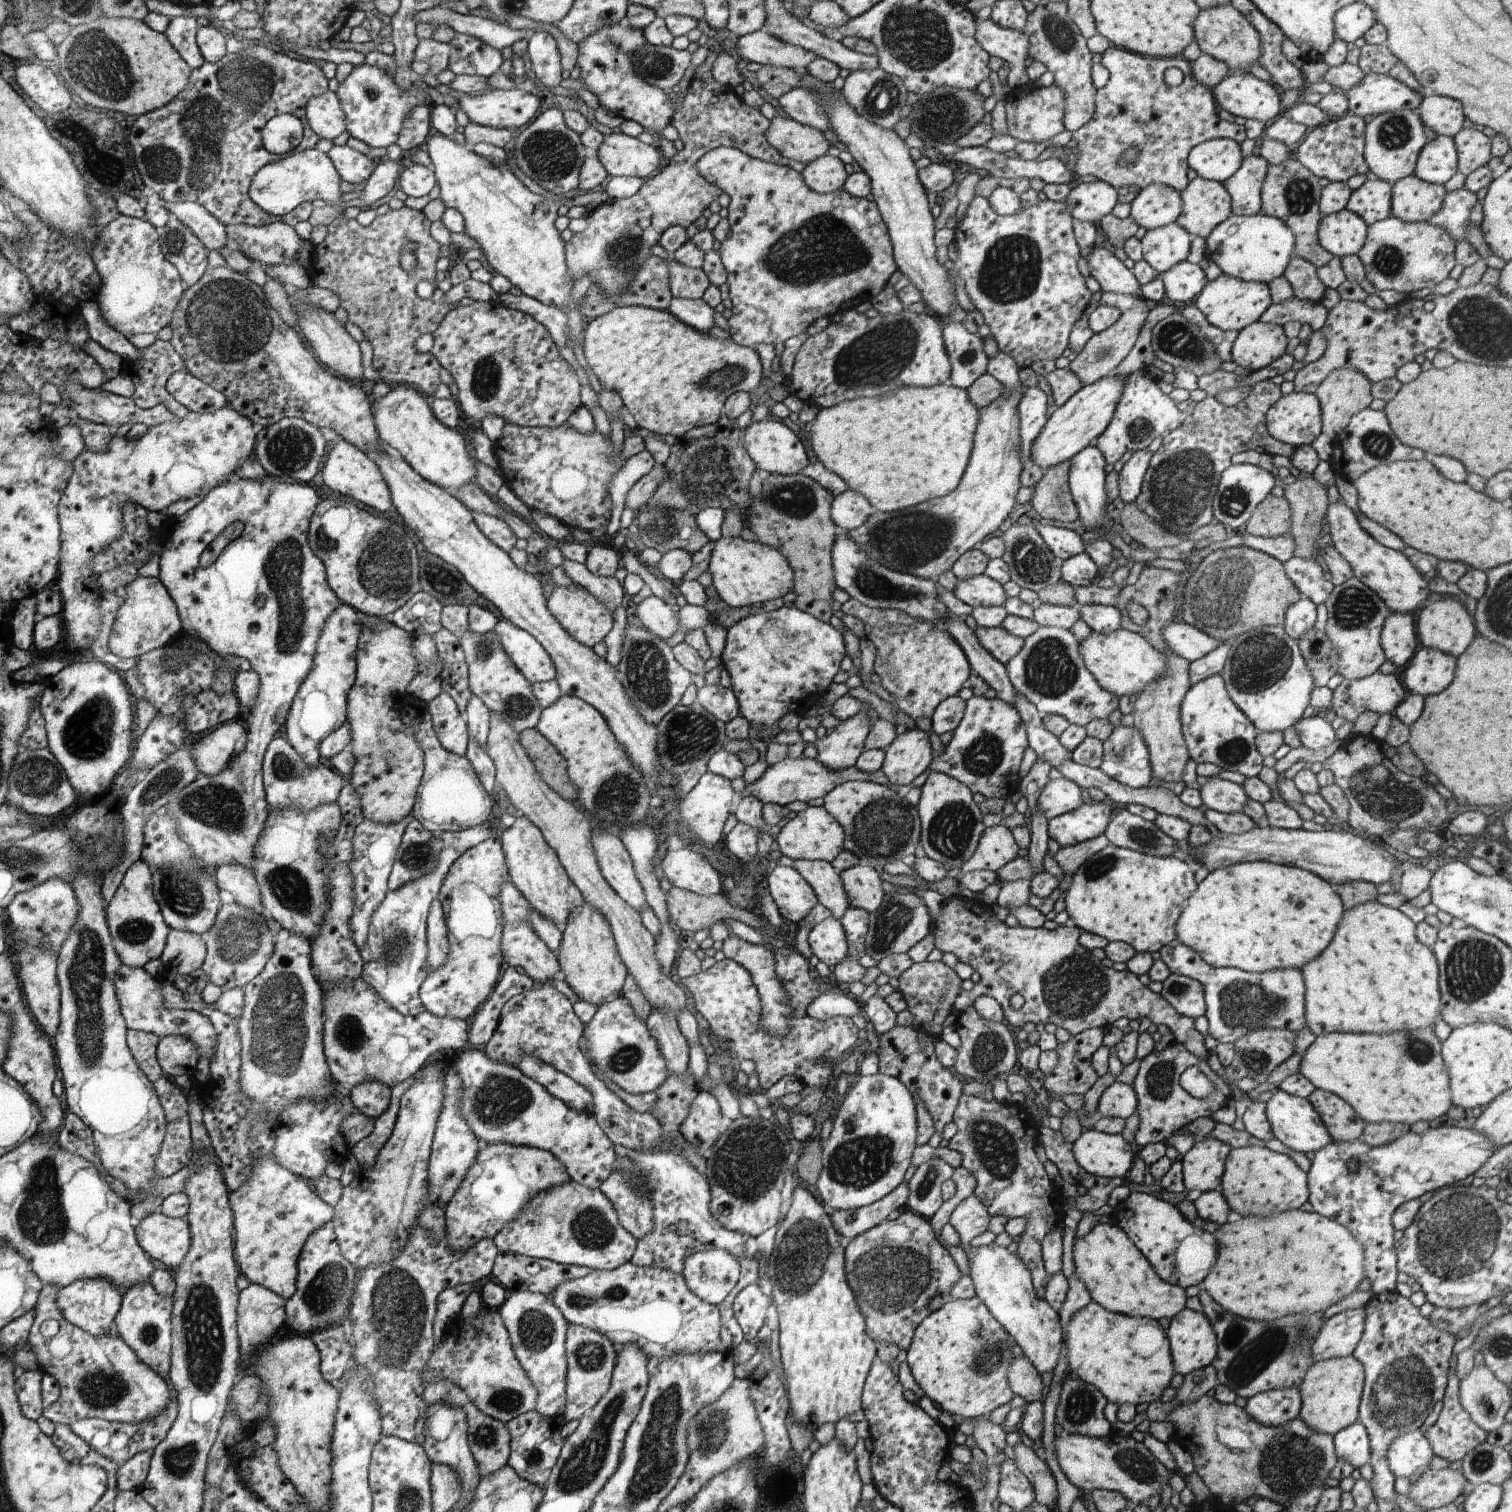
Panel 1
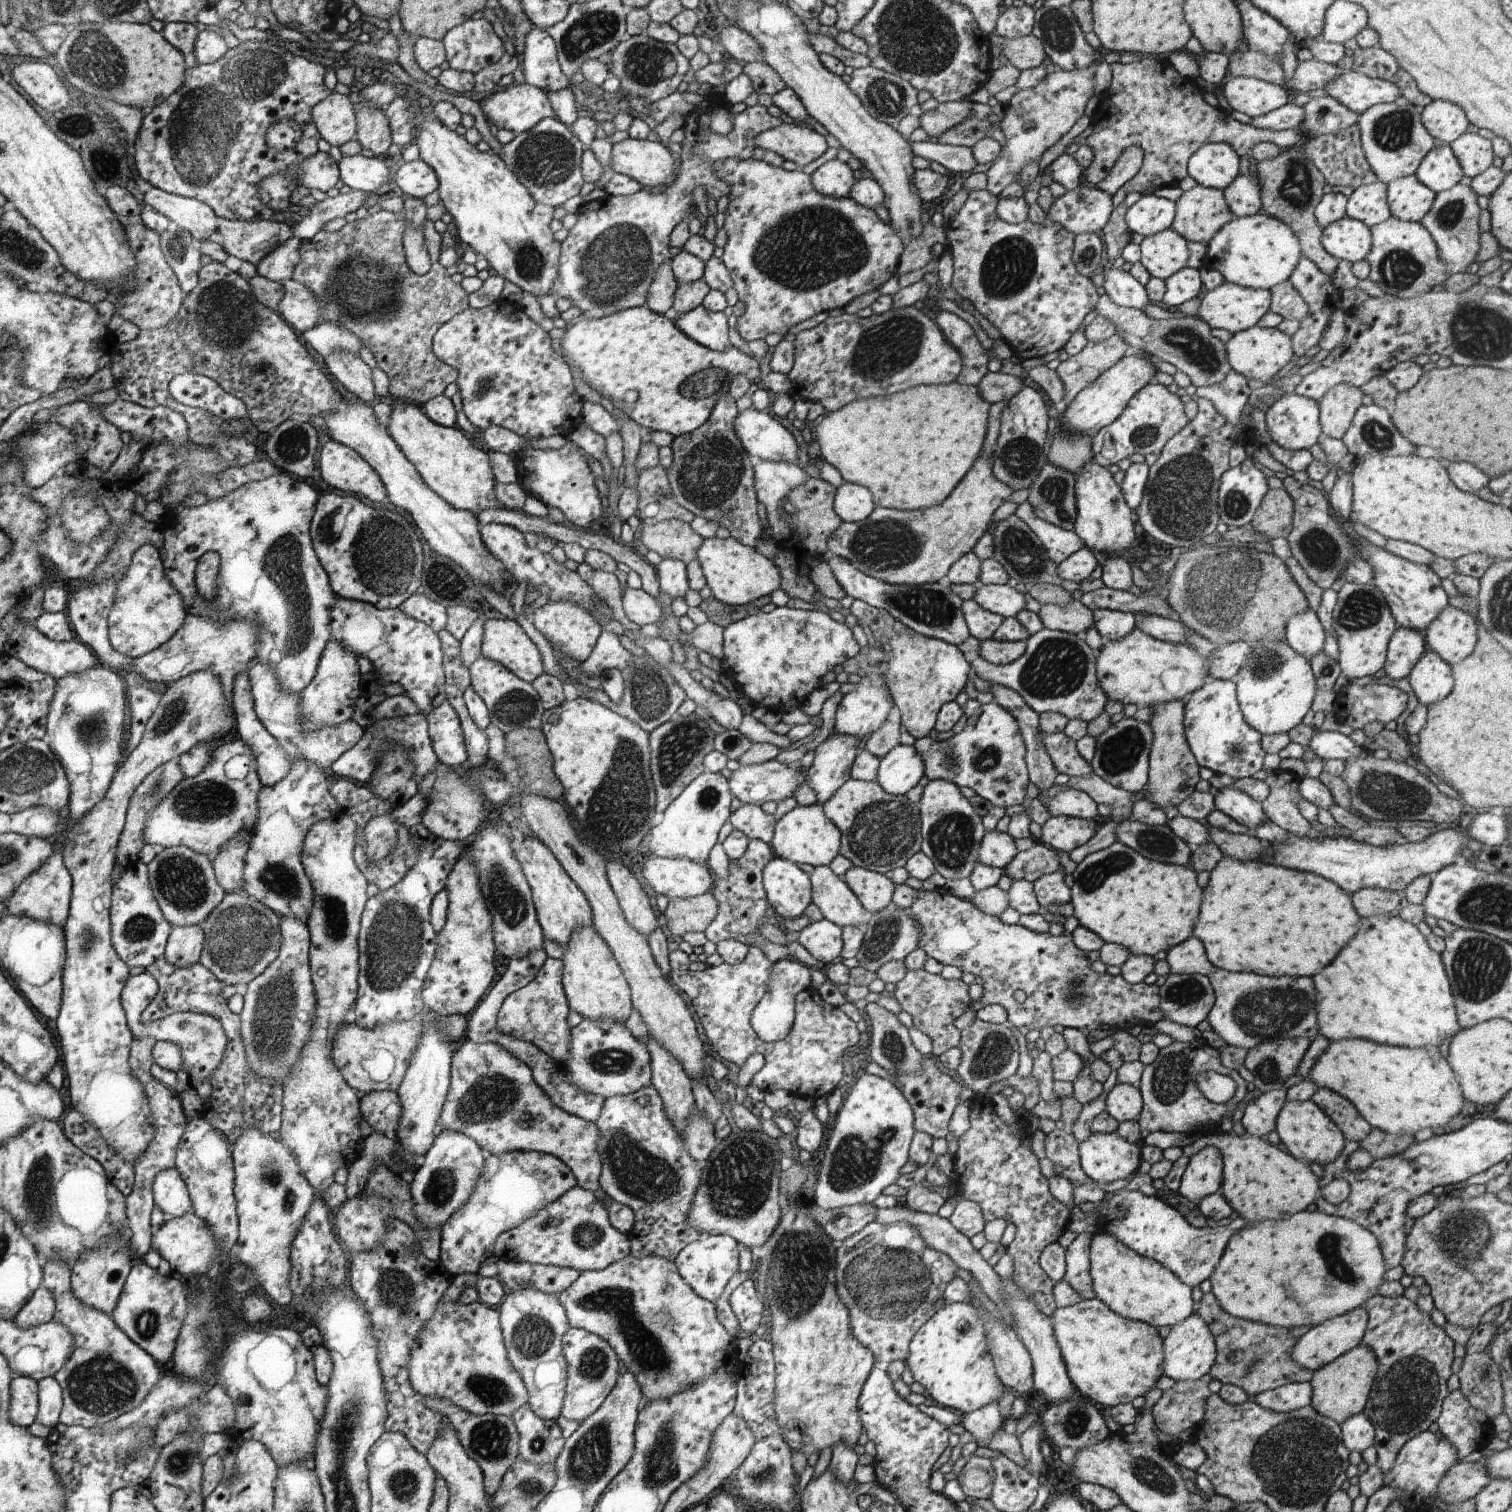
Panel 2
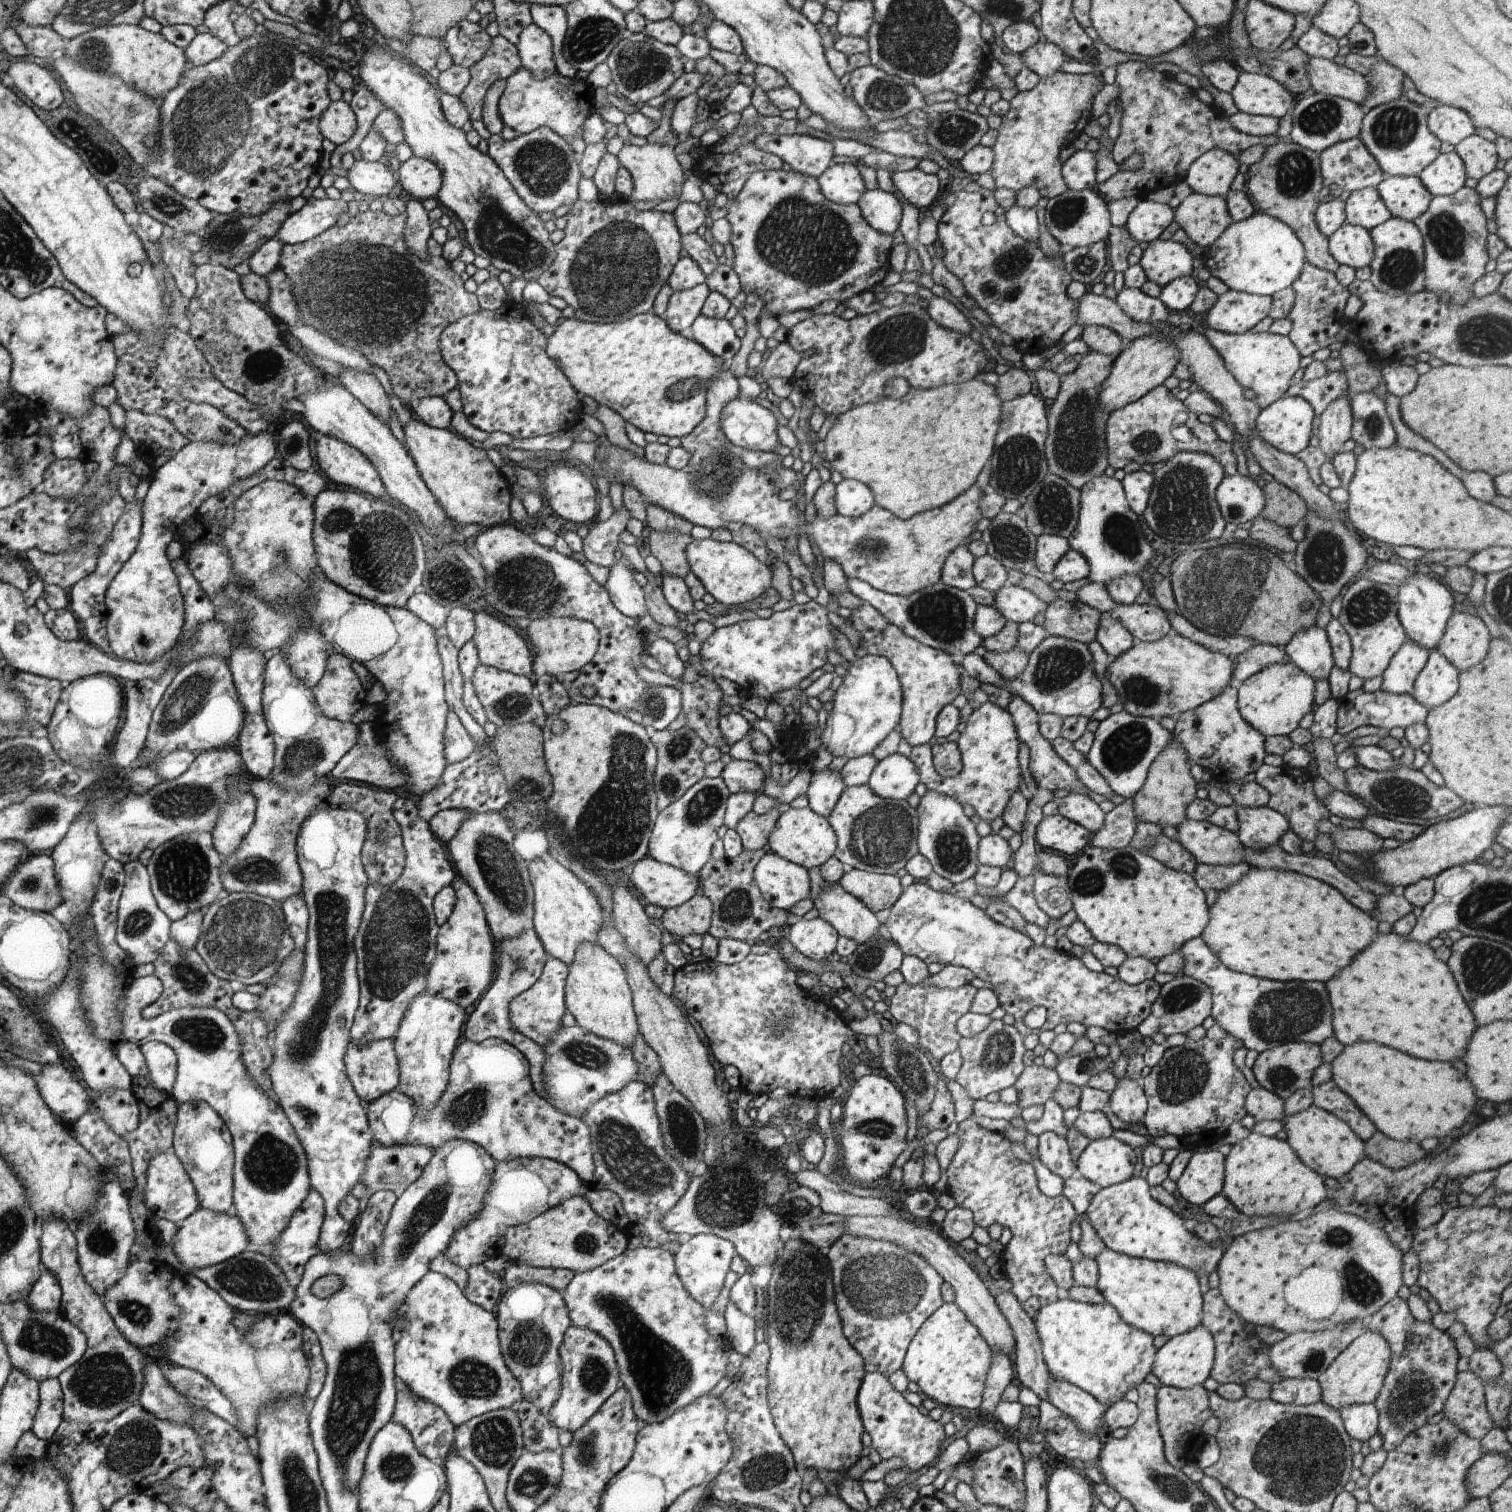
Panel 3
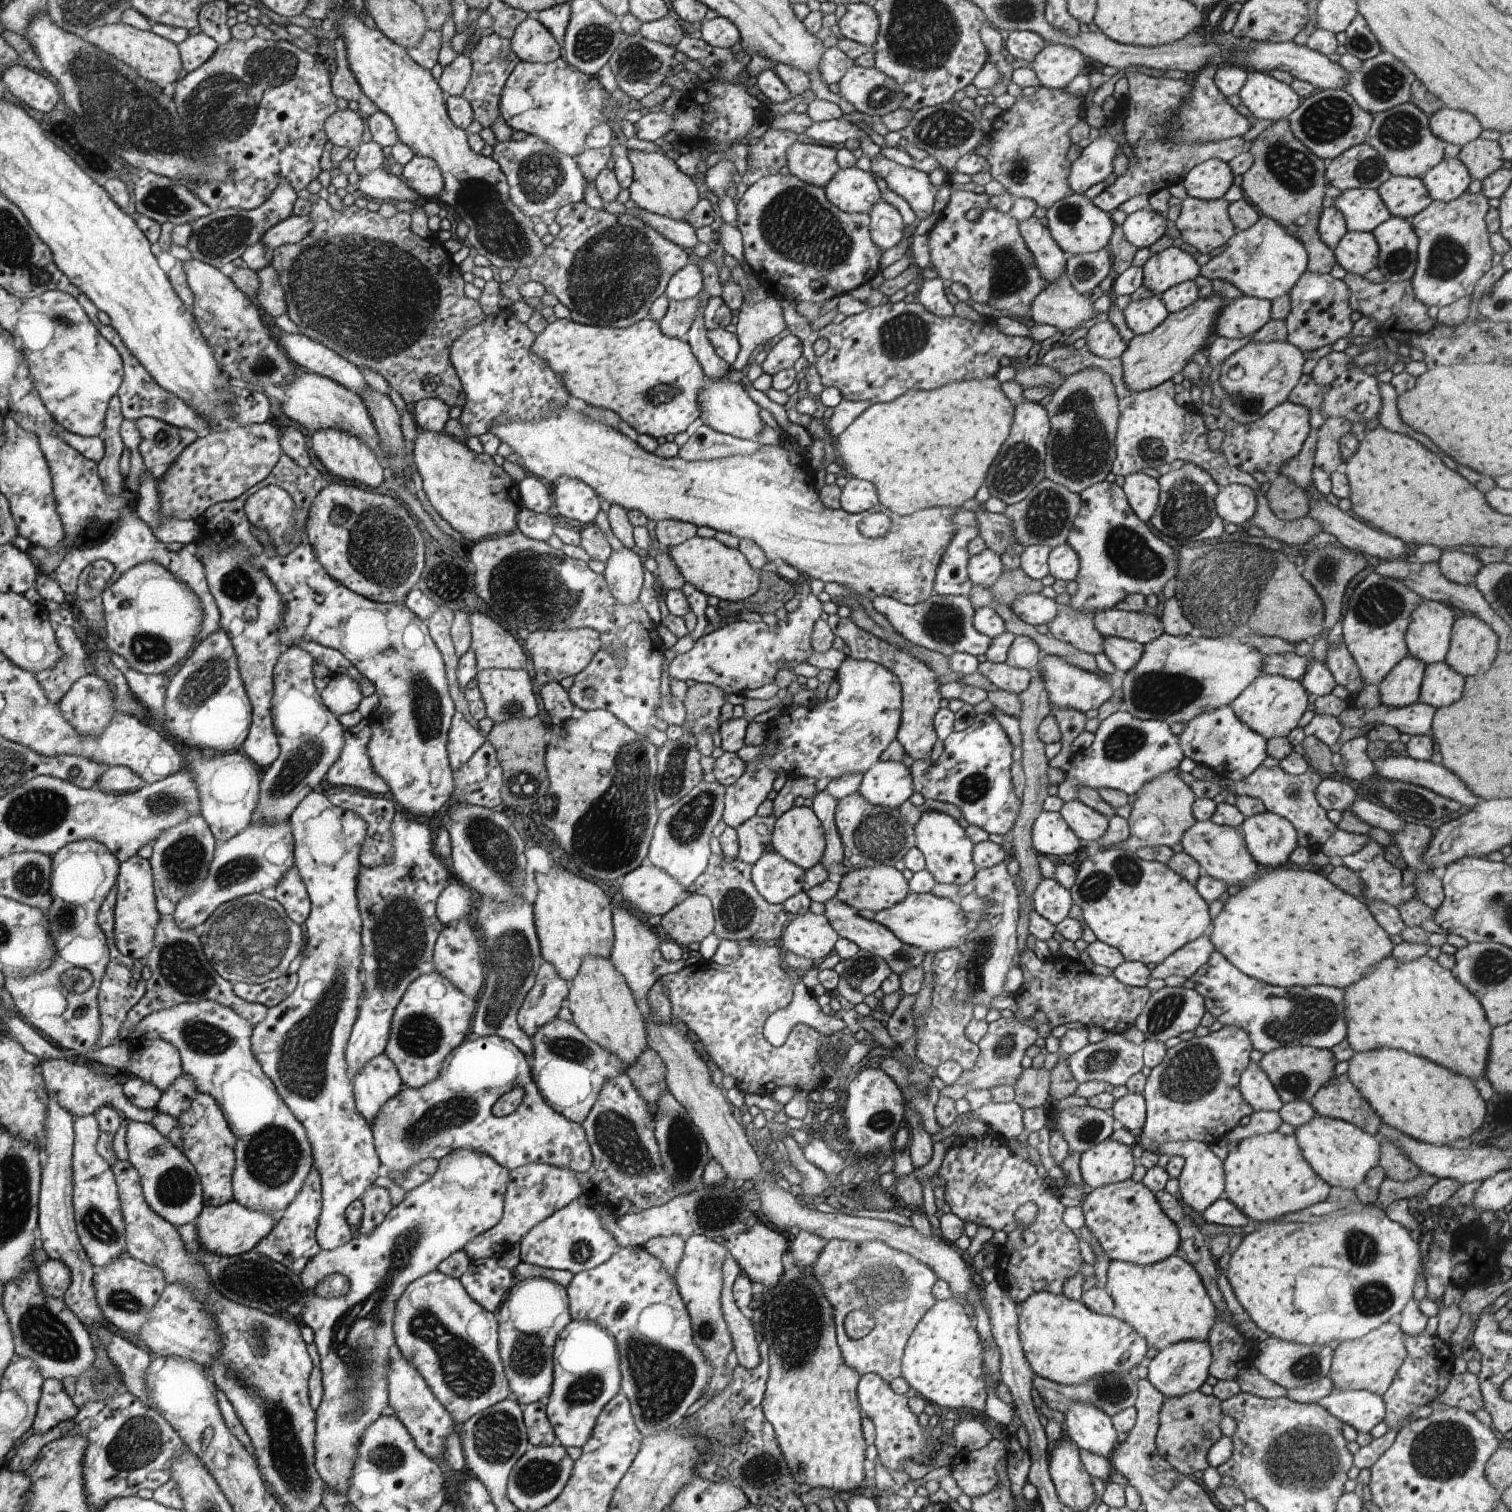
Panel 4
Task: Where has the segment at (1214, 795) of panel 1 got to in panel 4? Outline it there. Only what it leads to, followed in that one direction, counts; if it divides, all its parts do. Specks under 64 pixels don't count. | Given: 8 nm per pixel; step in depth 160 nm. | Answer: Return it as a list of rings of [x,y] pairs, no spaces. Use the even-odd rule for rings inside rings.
[[[1268,810],[1245,818],[1240,830],[1244,833],[1244,840],[1252,858],[1267,869],[1286,864],[1298,844],[1294,825],[1287,818]]]

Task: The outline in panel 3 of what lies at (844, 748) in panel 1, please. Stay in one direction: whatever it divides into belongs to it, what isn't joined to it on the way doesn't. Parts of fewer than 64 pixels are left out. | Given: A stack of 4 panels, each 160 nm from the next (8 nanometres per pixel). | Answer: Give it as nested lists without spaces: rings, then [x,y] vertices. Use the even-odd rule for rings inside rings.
[[[830,767],[812,772],[806,792],[809,807],[828,818],[845,787],[840,772],[832,771]]]

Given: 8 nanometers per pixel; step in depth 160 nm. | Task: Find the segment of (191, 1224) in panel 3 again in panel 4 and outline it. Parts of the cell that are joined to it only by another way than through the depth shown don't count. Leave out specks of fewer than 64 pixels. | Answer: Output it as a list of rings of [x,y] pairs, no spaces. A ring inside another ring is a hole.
[[[234,1200],[222,1206],[205,1205],[194,1224],[199,1244],[212,1254],[233,1257],[252,1251],[262,1238],[268,1236],[276,1225],[279,1216],[269,1215],[262,1211],[253,1211]]]

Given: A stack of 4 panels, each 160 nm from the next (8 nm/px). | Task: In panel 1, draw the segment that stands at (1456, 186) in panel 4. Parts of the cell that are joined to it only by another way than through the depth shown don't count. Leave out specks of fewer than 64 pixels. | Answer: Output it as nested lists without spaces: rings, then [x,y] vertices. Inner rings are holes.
[[[1438,135],[1426,141],[1417,158],[1415,175],[1420,180],[1444,185],[1457,170],[1457,150],[1452,137]]]

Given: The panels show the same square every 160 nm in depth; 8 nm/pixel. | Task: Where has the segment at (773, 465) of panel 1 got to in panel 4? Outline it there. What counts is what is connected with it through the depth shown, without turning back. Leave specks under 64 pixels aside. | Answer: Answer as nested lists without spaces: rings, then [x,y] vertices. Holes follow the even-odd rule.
[[[706,377],[706,390],[703,390],[702,412],[708,418],[708,426],[719,433],[741,439],[757,439],[764,428],[762,418],[758,416],[760,406],[746,394],[740,384],[728,379],[710,379]]]

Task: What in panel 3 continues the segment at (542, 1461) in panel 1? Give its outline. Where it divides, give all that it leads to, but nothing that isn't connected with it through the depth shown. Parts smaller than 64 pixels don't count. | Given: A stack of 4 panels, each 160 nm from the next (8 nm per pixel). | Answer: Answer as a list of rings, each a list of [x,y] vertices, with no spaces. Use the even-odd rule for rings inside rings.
[[[523,1400],[516,1410],[523,1430],[524,1448],[528,1453],[541,1453],[561,1448],[556,1425],[548,1420],[539,1407]]]

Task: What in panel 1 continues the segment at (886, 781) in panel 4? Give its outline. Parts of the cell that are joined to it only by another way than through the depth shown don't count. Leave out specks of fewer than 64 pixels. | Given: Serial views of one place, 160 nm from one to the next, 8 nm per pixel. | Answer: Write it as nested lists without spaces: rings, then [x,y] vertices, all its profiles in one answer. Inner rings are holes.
[[[918,728],[907,729],[898,735],[885,750],[883,773],[891,785],[898,785],[901,792],[924,772],[933,761],[930,734]]]

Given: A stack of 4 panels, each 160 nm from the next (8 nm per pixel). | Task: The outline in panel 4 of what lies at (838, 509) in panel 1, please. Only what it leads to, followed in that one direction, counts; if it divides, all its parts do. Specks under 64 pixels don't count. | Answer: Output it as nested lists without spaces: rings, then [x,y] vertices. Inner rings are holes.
[[[848,477],[839,499],[841,508],[849,513],[869,511],[879,503],[877,488],[874,484],[854,477]]]

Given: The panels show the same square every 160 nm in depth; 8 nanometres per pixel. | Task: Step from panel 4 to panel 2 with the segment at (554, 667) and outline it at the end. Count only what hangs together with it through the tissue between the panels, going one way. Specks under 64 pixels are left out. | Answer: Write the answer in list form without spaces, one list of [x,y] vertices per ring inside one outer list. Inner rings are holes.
[[[566,599],[548,601],[544,606],[537,608],[533,612],[533,617],[534,626],[554,646],[554,650],[560,651],[565,657],[576,659],[581,664],[596,648],[602,626],[598,624],[597,618],[592,613],[579,604]]]

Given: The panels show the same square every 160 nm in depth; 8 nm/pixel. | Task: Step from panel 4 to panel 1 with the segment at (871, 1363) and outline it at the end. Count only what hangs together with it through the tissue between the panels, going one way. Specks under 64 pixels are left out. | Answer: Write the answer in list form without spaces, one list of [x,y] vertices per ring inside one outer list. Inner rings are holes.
[[[907,1209],[901,1210],[901,1215],[893,1221],[884,1221],[874,1228],[859,1234],[856,1238],[845,1241],[845,1275],[850,1285],[850,1288],[854,1291],[857,1298],[857,1305],[860,1312],[865,1318],[865,1325],[868,1336],[874,1339],[876,1343],[882,1341],[888,1341],[898,1346],[899,1350],[908,1350],[910,1343],[912,1342],[916,1328],[920,1326],[920,1323],[933,1311],[928,1304],[934,1296],[942,1296],[945,1301],[950,1299],[950,1291],[952,1287],[960,1280],[963,1275],[956,1261],[952,1258],[952,1255],[948,1252],[948,1249],[942,1246],[940,1240],[936,1238],[935,1232],[932,1230],[929,1219],[925,1219],[923,1216],[916,1214],[914,1211]]]

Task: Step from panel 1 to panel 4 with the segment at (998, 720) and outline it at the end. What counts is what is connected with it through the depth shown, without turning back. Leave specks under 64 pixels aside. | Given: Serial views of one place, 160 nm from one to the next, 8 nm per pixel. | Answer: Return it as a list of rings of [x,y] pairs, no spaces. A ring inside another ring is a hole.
[[[992,712],[977,714],[968,728],[943,740],[944,747],[936,762],[914,760],[911,770],[913,789],[922,796],[954,804],[970,822],[989,832],[1008,834],[1016,820],[1022,797],[1013,789],[1011,766],[1013,744]]]

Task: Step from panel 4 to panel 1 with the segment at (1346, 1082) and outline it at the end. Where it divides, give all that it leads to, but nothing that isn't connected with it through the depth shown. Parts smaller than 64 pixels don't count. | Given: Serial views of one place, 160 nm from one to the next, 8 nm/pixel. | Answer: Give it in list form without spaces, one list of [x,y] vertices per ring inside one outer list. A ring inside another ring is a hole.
[[[1316,1088],[1307,1099],[1334,1141],[1350,1142],[1361,1138],[1366,1122],[1345,1100]]]

